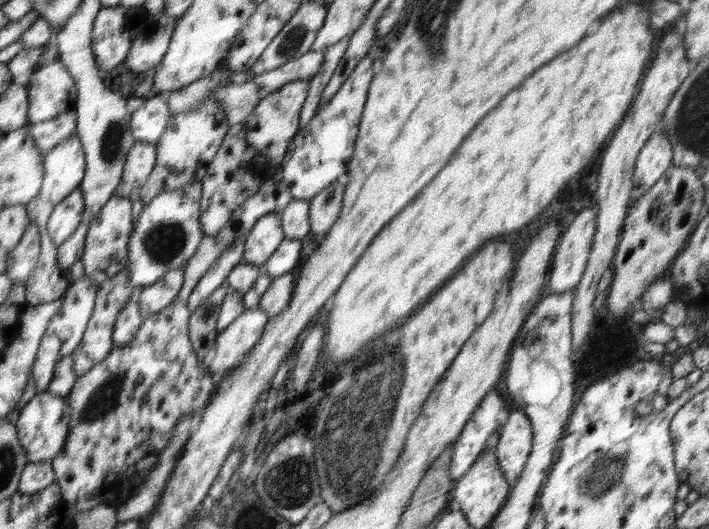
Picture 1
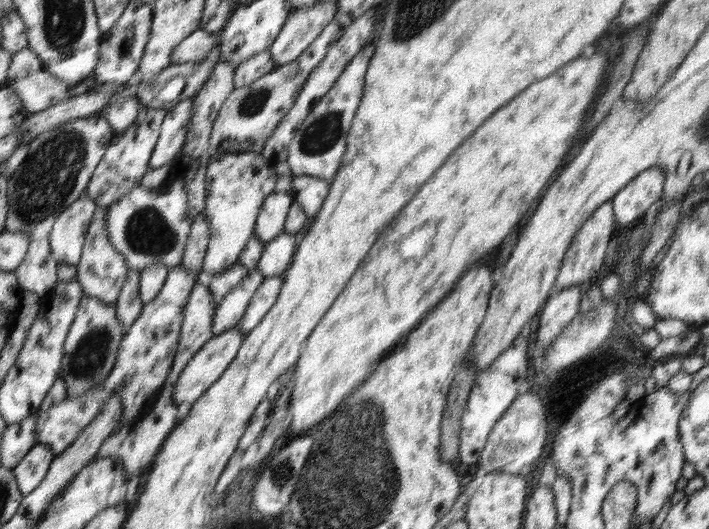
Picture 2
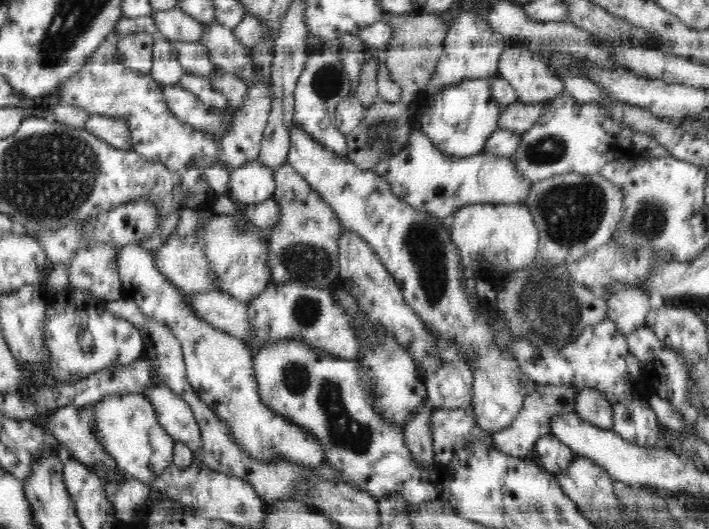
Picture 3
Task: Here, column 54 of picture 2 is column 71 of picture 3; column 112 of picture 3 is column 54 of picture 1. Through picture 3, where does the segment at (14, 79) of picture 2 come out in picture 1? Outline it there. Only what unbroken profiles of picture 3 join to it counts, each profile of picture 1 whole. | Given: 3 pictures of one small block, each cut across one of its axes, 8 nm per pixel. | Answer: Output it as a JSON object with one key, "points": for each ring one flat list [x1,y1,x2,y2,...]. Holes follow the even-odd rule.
{"points":[[54,34,47,42,46,48,47,52,38,61,38,67,34,74,31,74,30,83,26,86,29,100,27,111,28,123,37,124,51,120,56,116,73,111,77,104,77,89,72,76,70,76,64,64,60,62]]}

